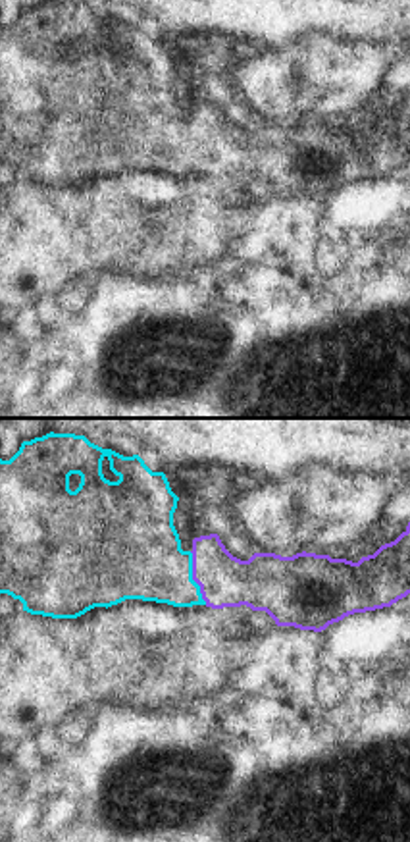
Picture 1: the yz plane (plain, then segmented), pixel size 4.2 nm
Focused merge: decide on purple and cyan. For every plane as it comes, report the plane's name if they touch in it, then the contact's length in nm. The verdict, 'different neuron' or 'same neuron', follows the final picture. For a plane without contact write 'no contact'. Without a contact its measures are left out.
yz | 240 nm

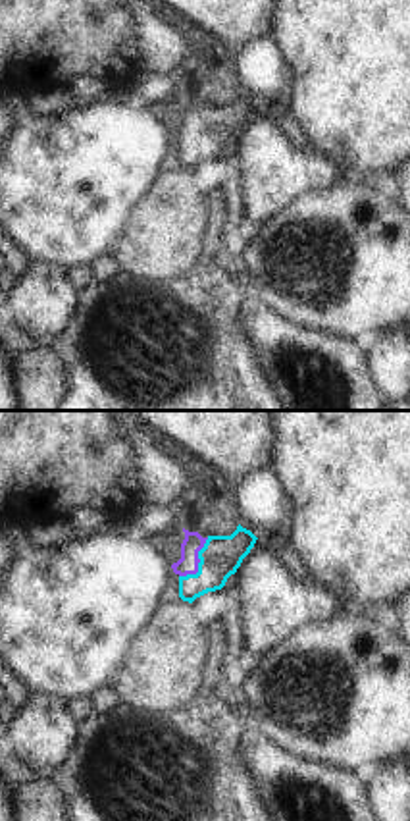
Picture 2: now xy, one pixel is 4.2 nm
xy | 200 nm

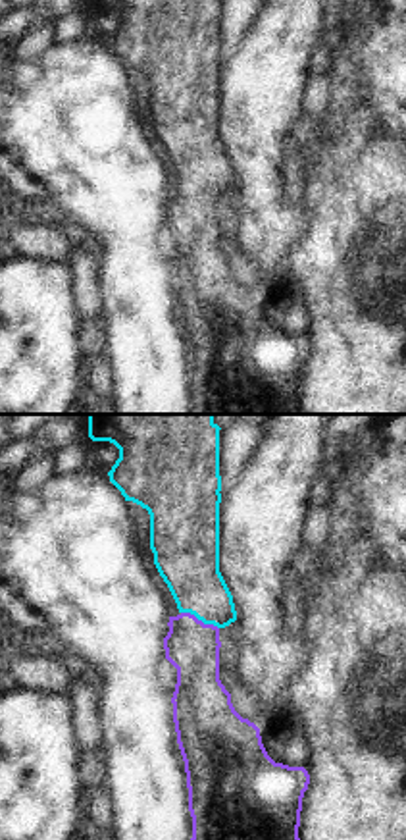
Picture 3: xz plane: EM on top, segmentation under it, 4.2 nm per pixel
xz | 180 nm

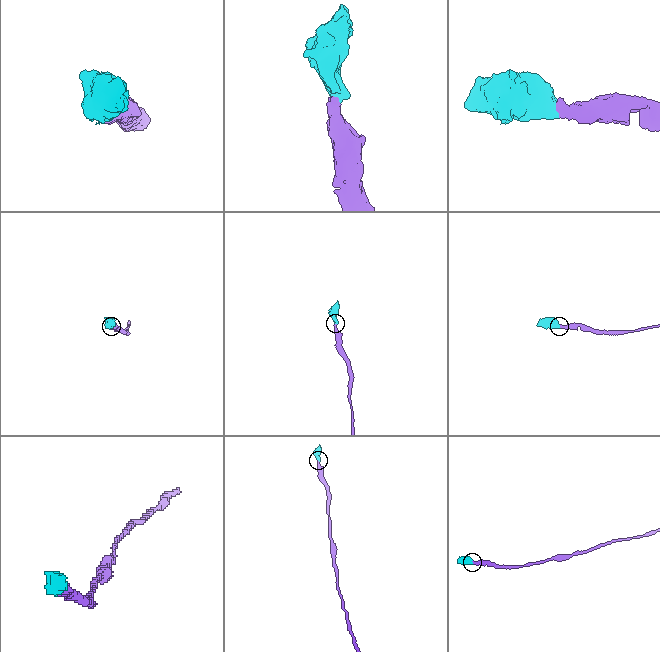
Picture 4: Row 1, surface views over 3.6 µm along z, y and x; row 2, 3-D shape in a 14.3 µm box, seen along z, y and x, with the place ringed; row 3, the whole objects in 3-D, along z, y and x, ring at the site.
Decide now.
same neuron

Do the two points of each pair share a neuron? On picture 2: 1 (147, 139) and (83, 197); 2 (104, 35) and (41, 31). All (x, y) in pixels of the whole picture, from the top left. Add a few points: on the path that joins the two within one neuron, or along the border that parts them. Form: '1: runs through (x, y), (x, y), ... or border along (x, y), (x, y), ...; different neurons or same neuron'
1: runs through (131, 149), (99, 182); same neuron
2: runs through (89, 31), (56, 31); same neuron

